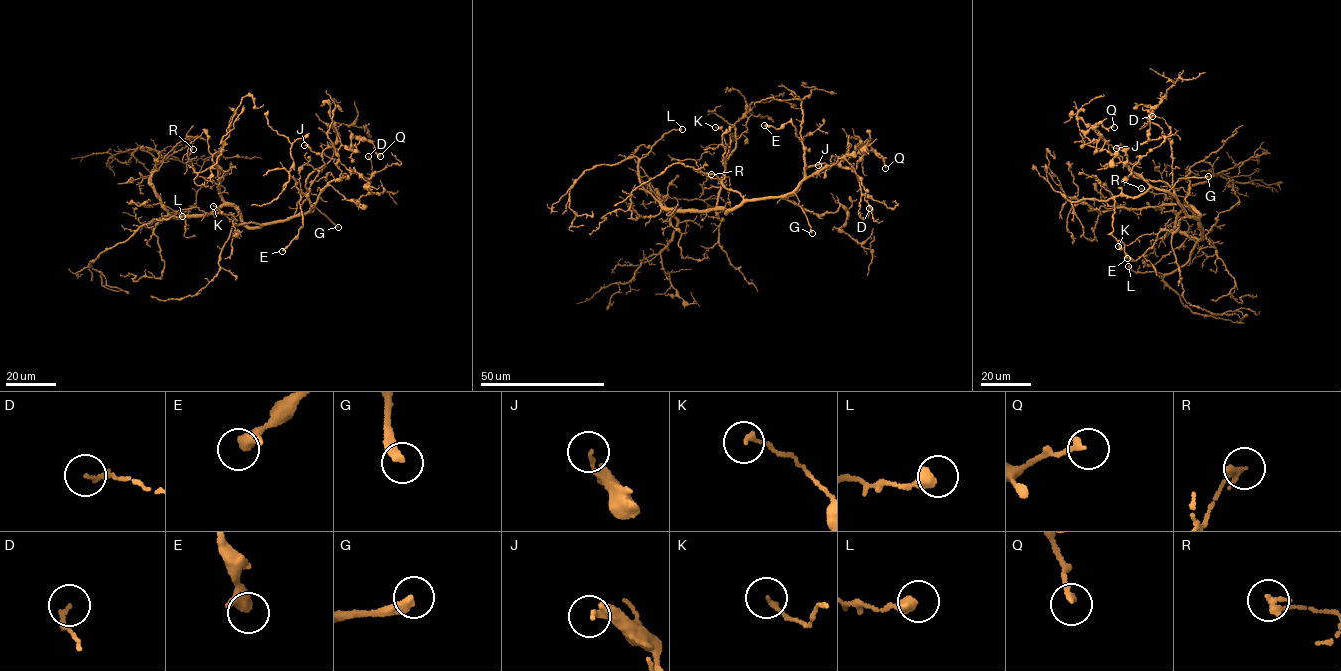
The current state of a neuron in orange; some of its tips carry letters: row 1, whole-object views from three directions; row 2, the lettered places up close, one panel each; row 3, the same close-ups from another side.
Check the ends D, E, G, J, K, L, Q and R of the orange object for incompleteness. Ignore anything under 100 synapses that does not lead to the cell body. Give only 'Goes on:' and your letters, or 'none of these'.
Goes on: G

